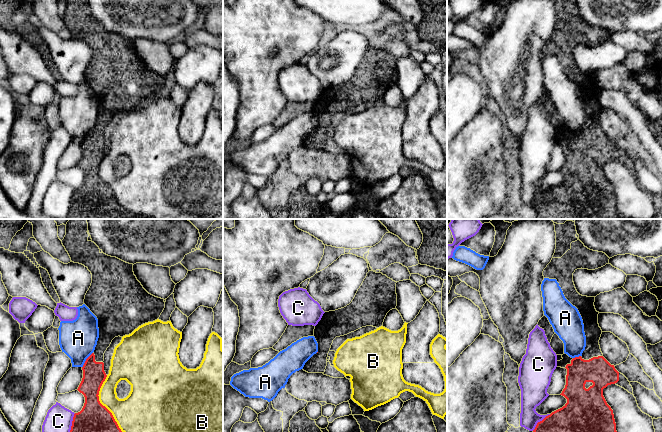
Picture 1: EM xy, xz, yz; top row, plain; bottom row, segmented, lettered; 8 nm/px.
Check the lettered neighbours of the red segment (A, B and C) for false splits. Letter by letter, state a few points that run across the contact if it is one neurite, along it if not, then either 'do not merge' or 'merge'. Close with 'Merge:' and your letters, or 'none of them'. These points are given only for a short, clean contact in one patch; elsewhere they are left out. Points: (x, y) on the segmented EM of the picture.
A: do not merge
B: do not merge
C: do not merge
Merge: none of them

